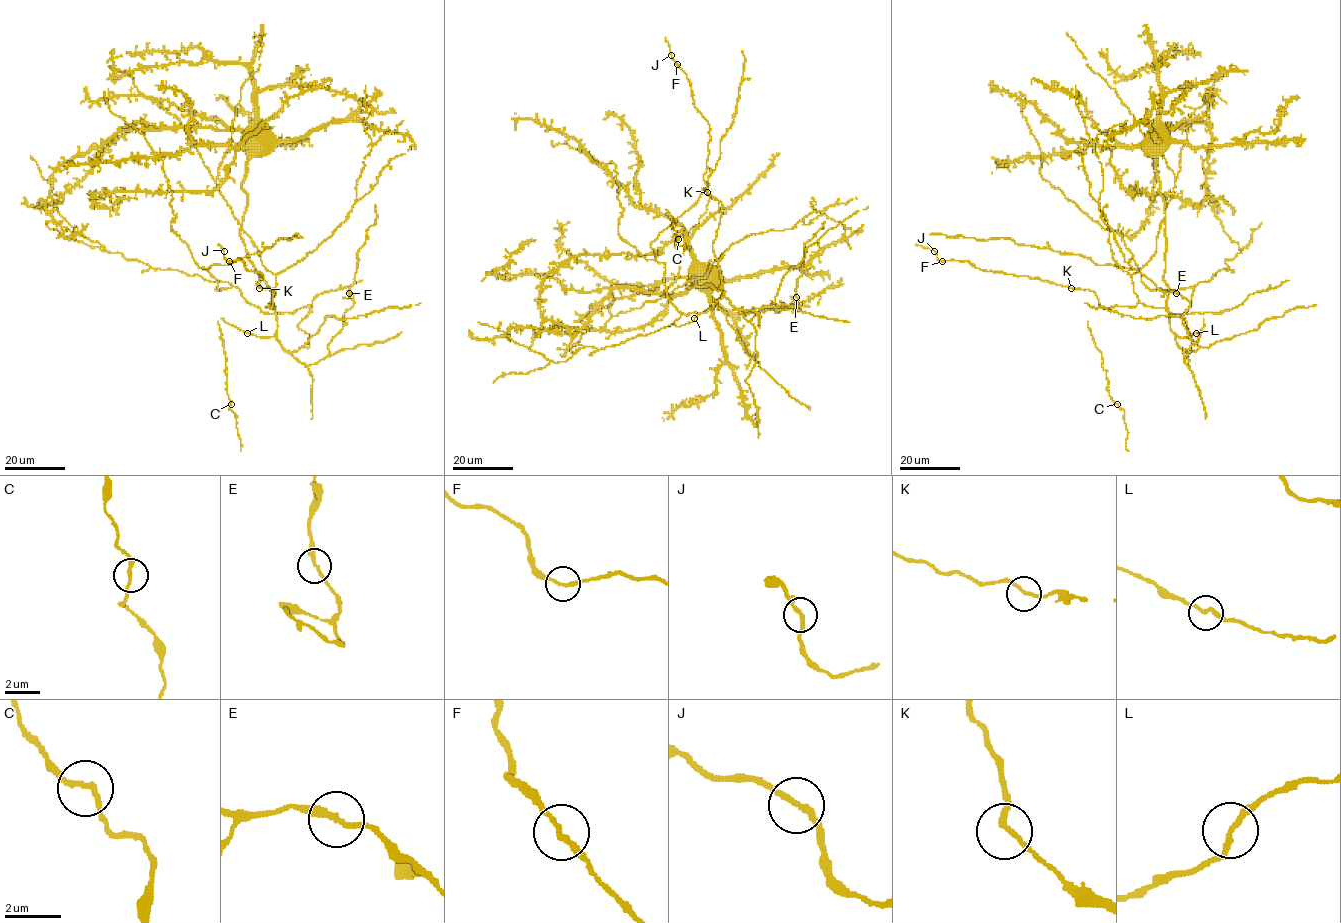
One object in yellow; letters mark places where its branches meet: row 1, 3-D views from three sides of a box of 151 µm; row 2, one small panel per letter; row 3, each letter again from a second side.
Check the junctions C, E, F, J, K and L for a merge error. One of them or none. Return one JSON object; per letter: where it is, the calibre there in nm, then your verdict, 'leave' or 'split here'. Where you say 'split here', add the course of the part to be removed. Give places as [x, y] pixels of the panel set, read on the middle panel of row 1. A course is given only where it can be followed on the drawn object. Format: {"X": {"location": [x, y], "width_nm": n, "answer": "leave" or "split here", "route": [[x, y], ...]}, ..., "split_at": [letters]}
{"C": {"location": [678, 239], "width_nm": 170, "answer": "leave"}, "E": {"location": [796, 297], "width_nm": 220, "answer": "leave"}, "F": {"location": [677, 64], "width_nm": 190, "answer": "leave"}, "J": {"location": [671, 55], "width_nm": 200, "answer": "leave"}, "K": {"location": [707, 192], "width_nm": 190, "answer": "leave"}, "L": {"location": [694, 318], "width_nm": 190, "answer": "leave"}, "split_at": []}

